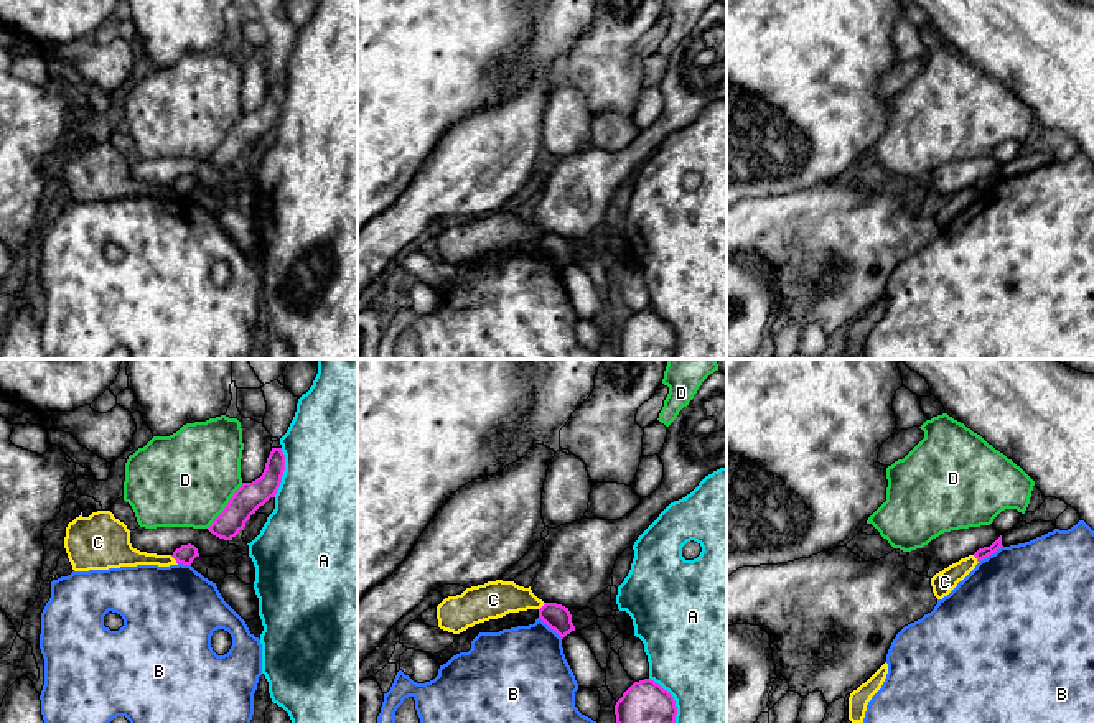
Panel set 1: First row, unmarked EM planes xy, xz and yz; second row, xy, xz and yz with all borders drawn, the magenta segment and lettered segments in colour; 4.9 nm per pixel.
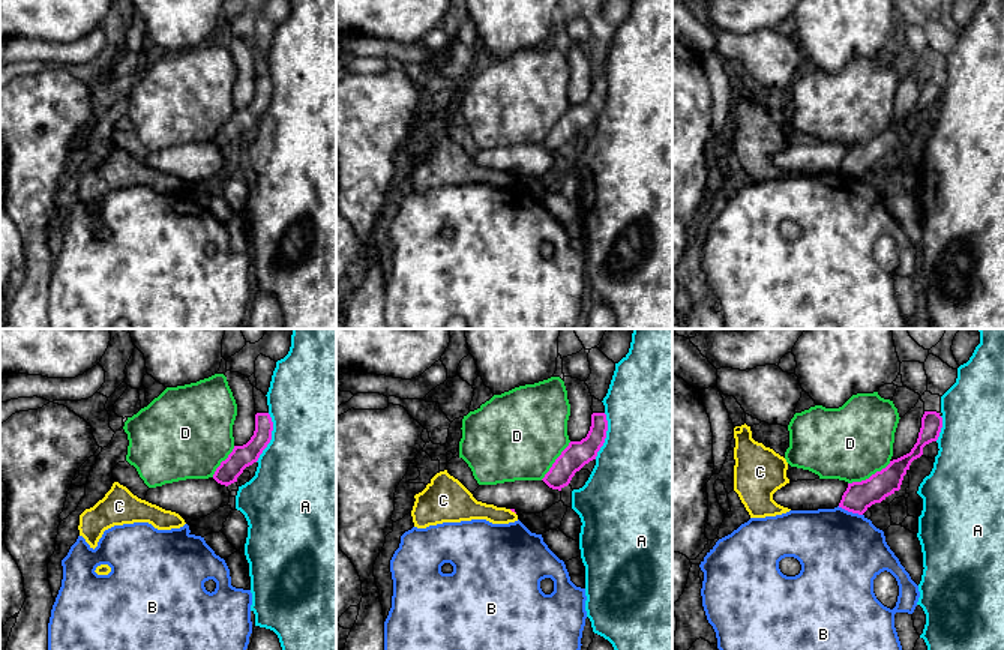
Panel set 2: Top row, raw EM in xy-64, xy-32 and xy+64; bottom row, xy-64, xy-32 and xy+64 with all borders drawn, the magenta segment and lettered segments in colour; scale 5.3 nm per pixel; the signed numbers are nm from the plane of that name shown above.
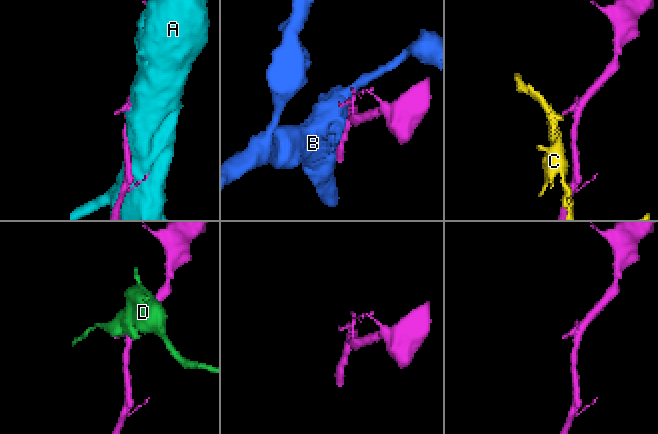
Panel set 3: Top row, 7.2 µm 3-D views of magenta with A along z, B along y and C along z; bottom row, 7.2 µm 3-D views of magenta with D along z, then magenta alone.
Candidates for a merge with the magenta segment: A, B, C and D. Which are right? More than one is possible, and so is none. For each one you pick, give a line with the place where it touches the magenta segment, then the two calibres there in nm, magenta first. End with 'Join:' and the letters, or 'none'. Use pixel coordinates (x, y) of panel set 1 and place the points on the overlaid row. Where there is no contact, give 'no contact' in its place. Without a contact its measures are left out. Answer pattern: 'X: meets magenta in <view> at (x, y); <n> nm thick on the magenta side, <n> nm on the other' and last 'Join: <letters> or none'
Join: none

